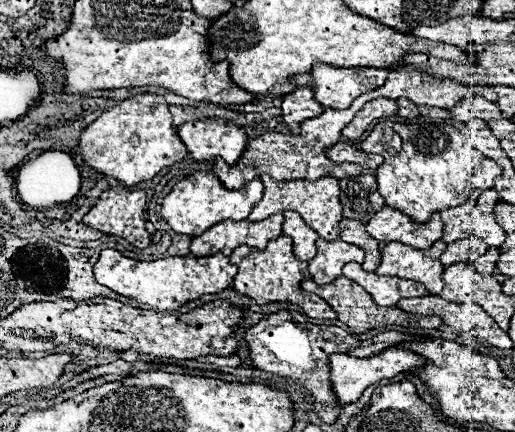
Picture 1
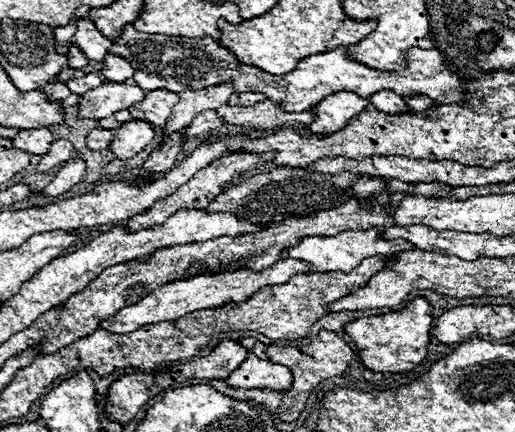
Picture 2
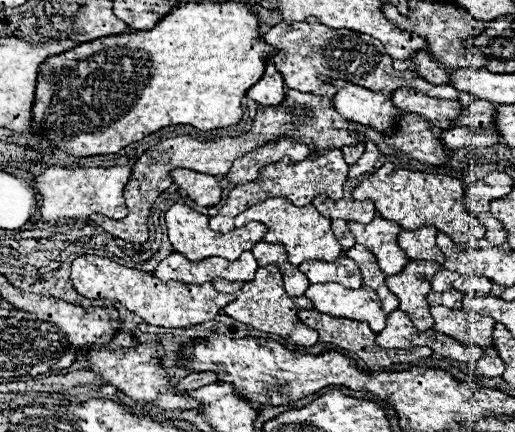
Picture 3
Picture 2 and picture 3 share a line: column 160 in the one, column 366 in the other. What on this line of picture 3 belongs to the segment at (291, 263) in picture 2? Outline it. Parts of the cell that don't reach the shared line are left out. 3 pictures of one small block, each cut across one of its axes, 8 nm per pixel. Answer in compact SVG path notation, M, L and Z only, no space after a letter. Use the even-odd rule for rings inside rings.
M336 282L312 284L304 296L310 298L316 310L324 314L368 322L372 332L376 334L386 326L388 312L382 310L376 292L368 286L362 286L360 290L350 290Z

